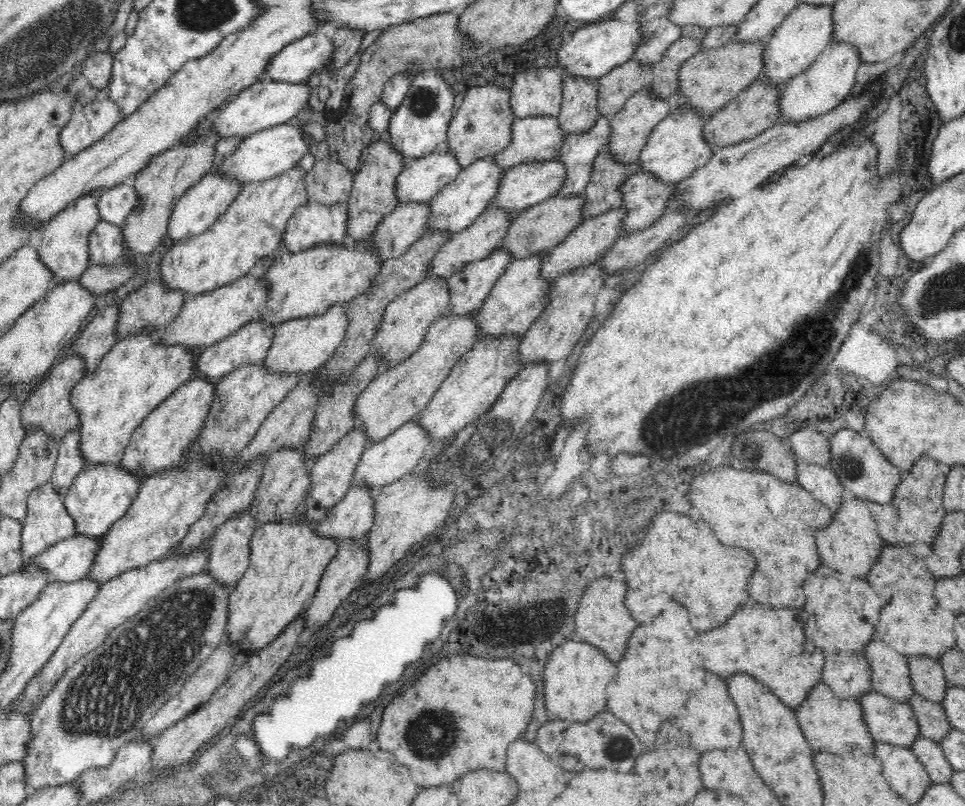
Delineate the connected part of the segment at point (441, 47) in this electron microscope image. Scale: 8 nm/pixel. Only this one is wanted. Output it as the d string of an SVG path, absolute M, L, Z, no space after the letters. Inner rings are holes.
M438 12L438 14L425 17L424 19L415 19L407 23L400 24L397 27L391 27L384 31L378 39L363 51L360 63L354 74L347 82L345 96L338 112L328 114L328 128L326 129L326 142L329 146L329 159L338 162L352 172L356 172L359 166L361 152L372 142L378 141L382 136L376 135L368 127L367 116L370 114L371 107L381 100L382 88L396 73L413 74L420 69L423 63L429 62L434 70L444 69L458 70L464 67L468 58L462 56L463 51L473 51L474 46L466 36L458 31L460 24L460 14L457 12Z

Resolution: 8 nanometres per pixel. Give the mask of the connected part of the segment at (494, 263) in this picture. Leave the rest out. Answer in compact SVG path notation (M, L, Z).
M498 246L484 260L472 260L449 279L450 314L471 314L478 310L496 281L514 258L504 246Z

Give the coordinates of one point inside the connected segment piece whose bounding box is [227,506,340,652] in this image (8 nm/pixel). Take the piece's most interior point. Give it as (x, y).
(287, 560)

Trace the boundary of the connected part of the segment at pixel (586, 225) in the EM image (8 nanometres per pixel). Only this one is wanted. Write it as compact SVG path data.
M624 207L611 209L600 216L588 217L580 223L578 228L573 229L563 241L549 251L549 255L541 262L541 275L547 280L556 279L566 272L574 271L578 267L590 266L601 260L614 248L614 243L624 237L621 232L621 222L625 219Z

